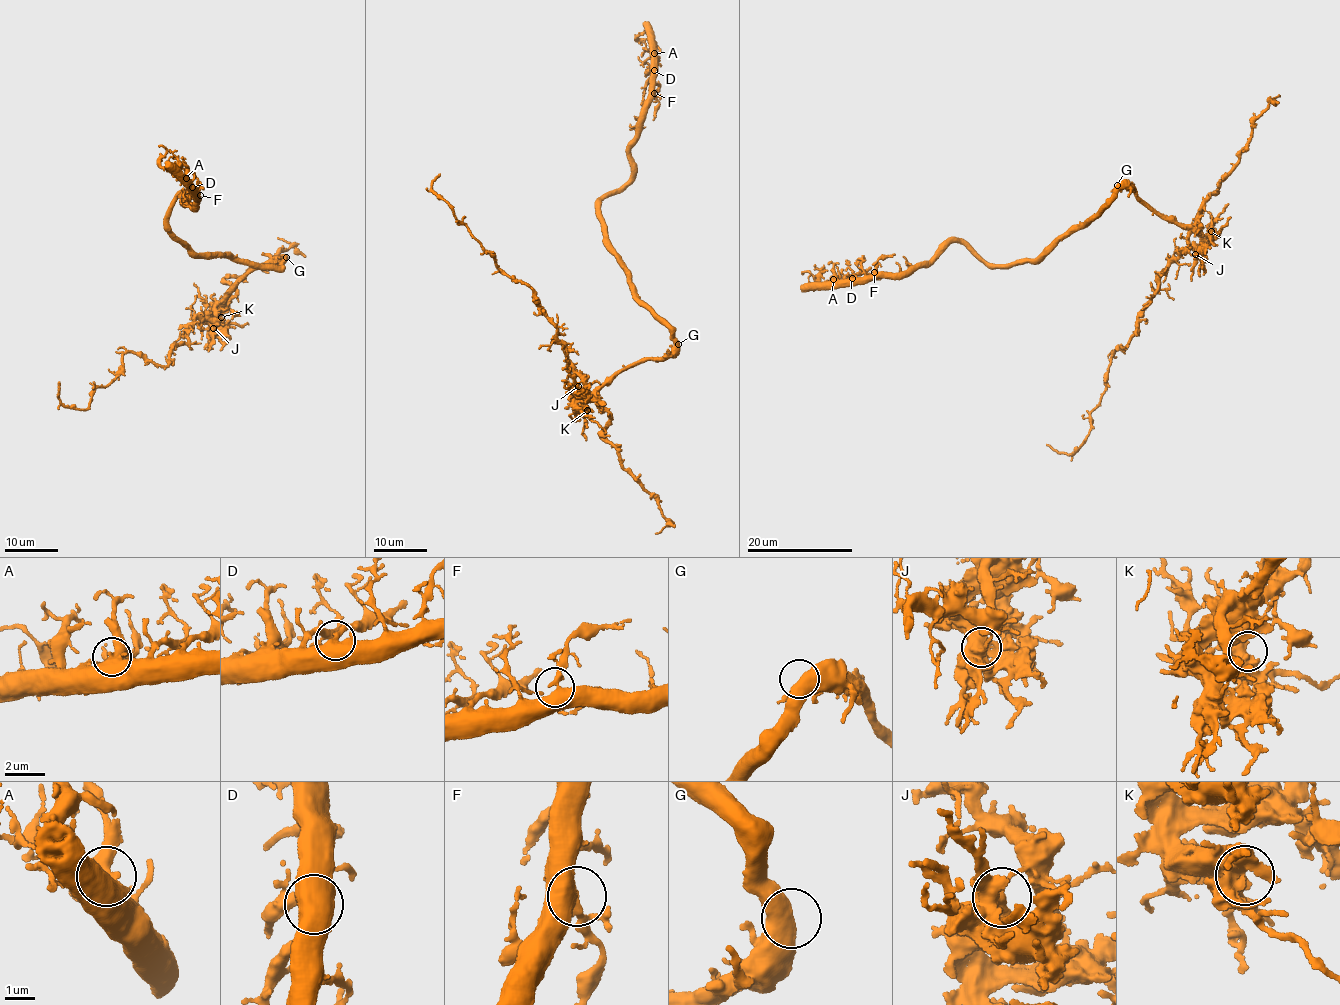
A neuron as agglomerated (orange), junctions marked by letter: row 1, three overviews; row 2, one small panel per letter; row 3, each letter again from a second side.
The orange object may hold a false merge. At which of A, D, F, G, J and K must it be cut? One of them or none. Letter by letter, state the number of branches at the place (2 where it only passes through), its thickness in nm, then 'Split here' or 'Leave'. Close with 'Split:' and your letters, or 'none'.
A: Branches: 3. Thickness 480 nm. Leave
D: Branches: 2. Thickness 400 nm. Leave
F: Branches: 3. Thickness 440 nm. Leave
G: Branches: 3. Thickness 440 nm. Leave
J: Branches: 3. Thickness 440 nm. Split here
K: Branches: 3. Thickness 500 nm. Leave
Split: J

